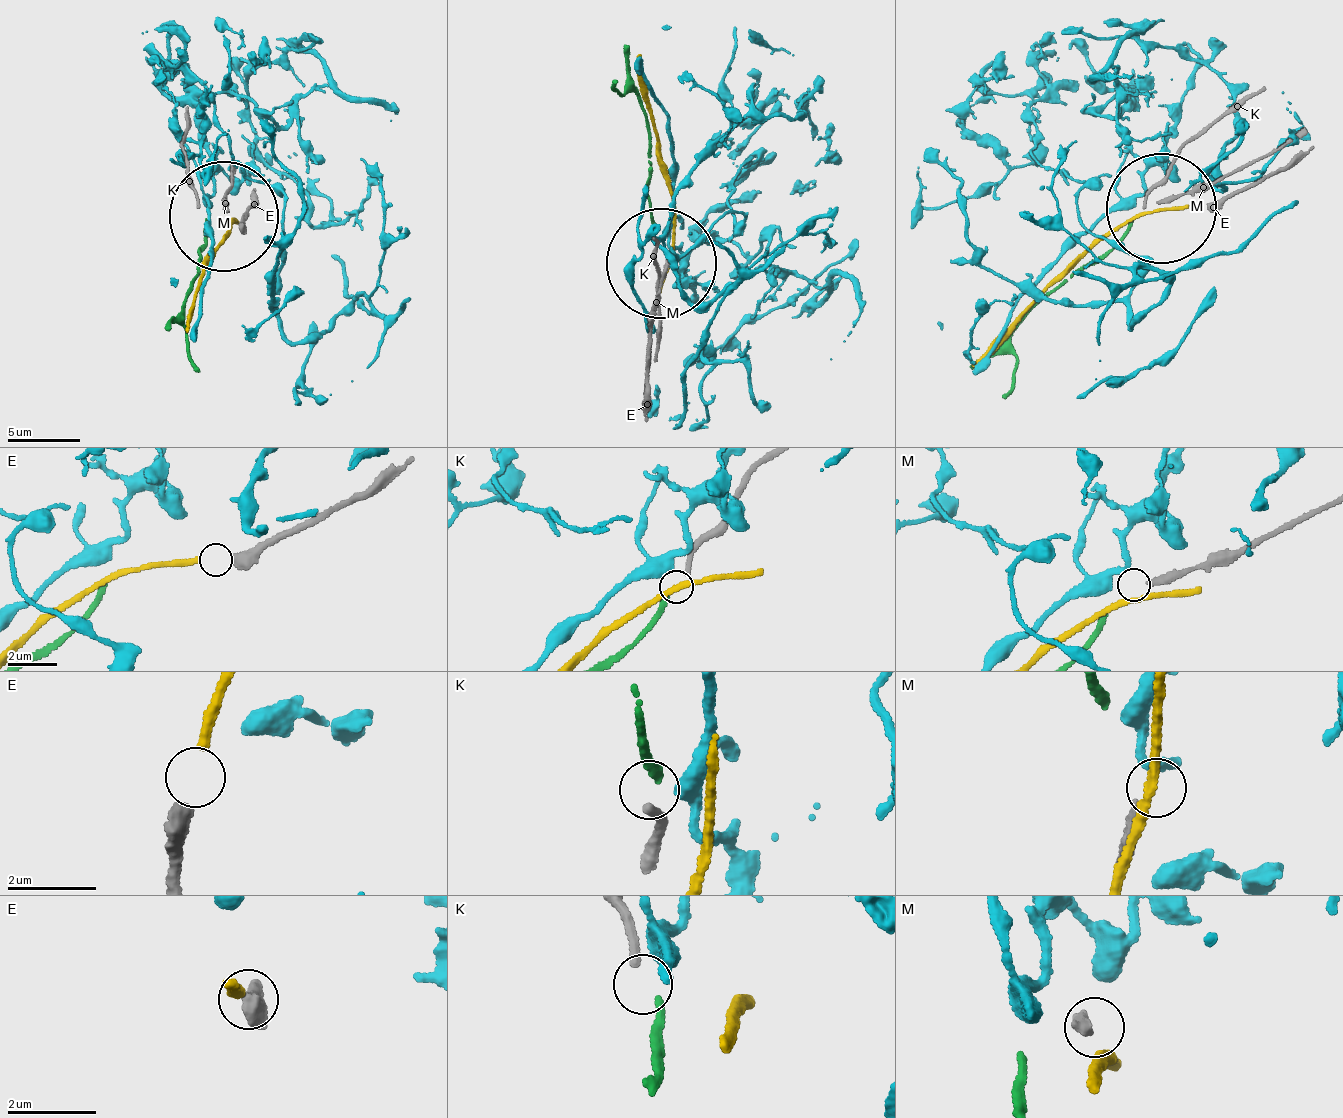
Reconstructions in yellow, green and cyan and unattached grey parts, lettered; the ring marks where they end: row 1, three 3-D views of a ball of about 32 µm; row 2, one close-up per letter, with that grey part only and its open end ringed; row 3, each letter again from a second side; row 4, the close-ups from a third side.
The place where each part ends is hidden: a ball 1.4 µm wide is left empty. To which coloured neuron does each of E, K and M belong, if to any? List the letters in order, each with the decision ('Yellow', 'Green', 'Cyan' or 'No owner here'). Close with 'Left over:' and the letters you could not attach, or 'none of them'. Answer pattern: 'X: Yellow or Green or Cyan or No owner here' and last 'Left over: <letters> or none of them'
E: Yellow
K: No owner here
M: No owner here
Left over: K, M

